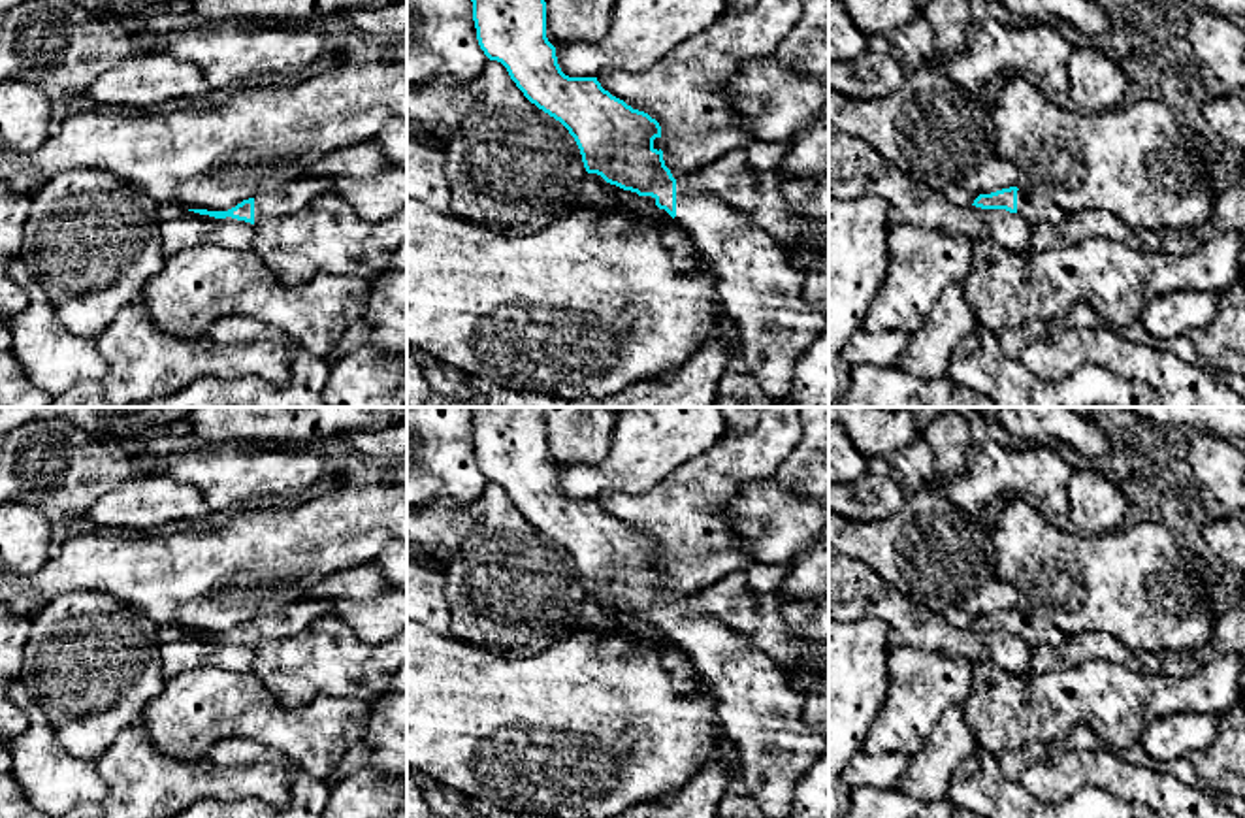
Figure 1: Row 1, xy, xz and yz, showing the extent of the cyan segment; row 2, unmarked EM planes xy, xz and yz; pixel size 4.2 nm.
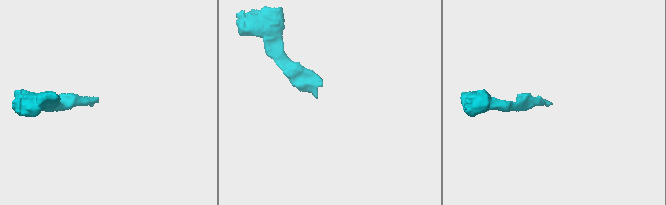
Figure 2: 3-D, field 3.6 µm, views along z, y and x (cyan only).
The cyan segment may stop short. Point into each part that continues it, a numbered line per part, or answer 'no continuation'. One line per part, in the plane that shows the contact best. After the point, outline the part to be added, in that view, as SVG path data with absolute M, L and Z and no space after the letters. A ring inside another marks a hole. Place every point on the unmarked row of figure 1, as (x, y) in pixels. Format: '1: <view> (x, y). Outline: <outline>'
1: xz (761, 715). Outline: M689 596L676 599L676 639L697 671L710 682L718 703L718 720L733 744L733 754L748 795L768 818L787 818L800 778L825 750L827 733L802 724L802 697L785 673L761 650L746 646L746 639L716 616L693 613Z

